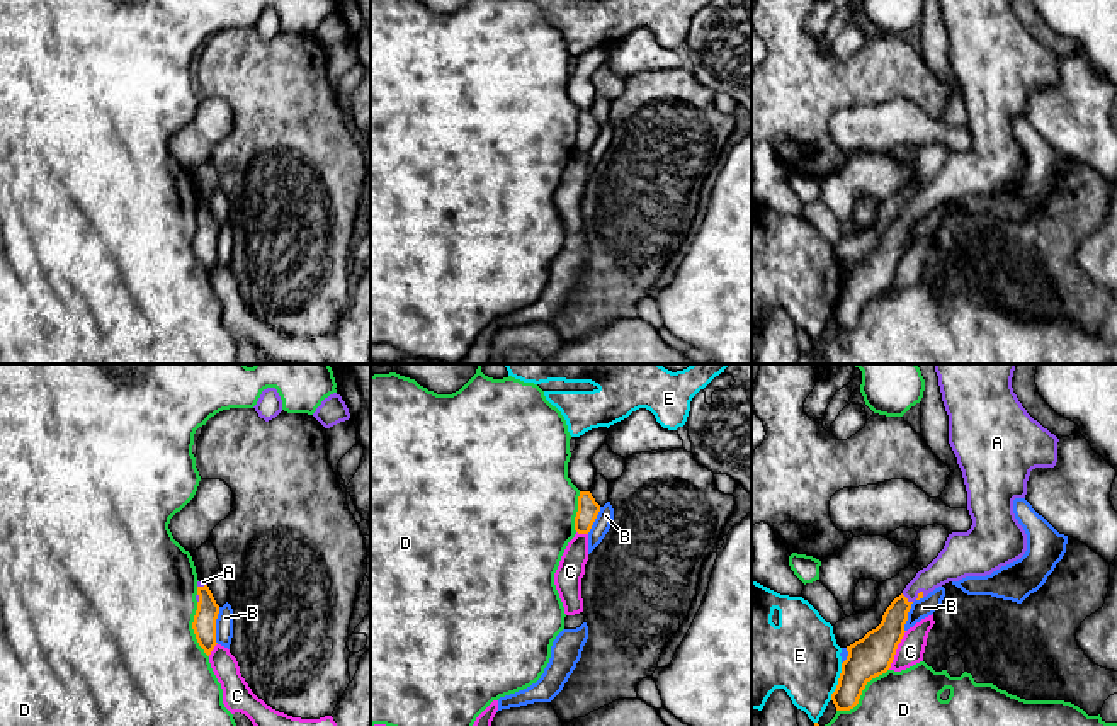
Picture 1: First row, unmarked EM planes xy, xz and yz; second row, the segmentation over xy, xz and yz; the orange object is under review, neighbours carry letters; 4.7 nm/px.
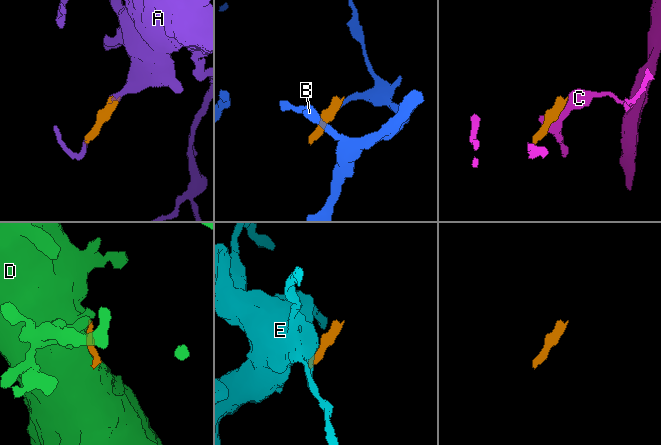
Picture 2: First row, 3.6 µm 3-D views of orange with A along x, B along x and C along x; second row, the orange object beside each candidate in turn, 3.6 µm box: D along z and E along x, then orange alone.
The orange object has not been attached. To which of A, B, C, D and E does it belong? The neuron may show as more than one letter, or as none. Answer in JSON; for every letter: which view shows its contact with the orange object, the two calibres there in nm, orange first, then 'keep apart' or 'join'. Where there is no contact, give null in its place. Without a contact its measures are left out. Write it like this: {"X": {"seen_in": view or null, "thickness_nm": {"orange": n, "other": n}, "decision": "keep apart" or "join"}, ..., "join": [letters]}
{"A": {"seen_in": "yz", "thickness_nm": {"orange": 160, "other": 140}, "decision": "join"}, "B": {"seen_in": "xy", "thickness_nm": {"orange": 110, "other": 80}, "decision": "keep apart"}, "C": {"seen_in": "yz", "thickness_nm": {"orange": 190, "other": 130}, "decision": "keep apart"}, "D": {"seen_in": "yz", "thickness_nm": {"orange": 190, "other": 280}, "decision": "keep apart"}, "E": {"seen_in": "yz", "thickness_nm": {"orange": 190, "other": 360}, "decision": "keep apart"}, "join": ["A"]}

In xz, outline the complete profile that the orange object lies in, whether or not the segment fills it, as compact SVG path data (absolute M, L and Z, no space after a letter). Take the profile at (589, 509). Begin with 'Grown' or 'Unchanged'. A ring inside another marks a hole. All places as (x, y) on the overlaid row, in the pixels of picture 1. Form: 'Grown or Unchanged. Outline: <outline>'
Unchanged. Outline: M580 491L578 512L575 517L575 530L578 534L588 534L598 512L600 512L600 505L595 502L592 493L590 491Z

